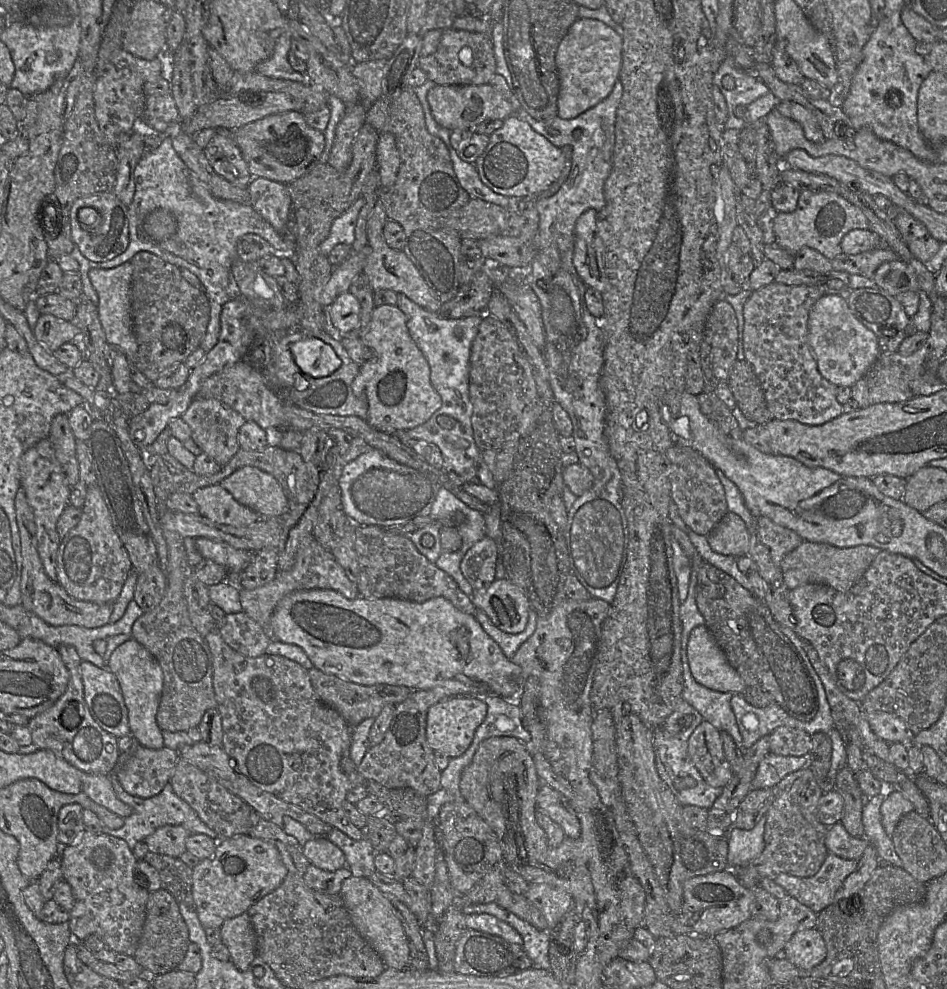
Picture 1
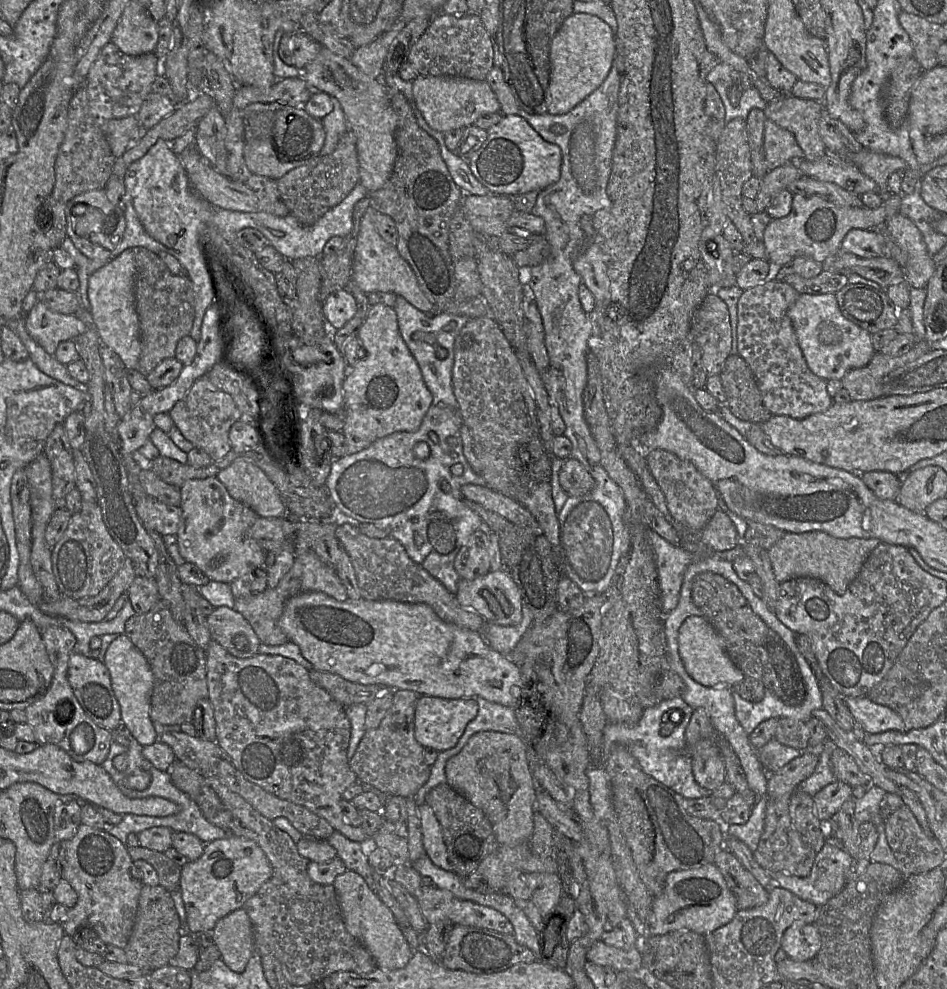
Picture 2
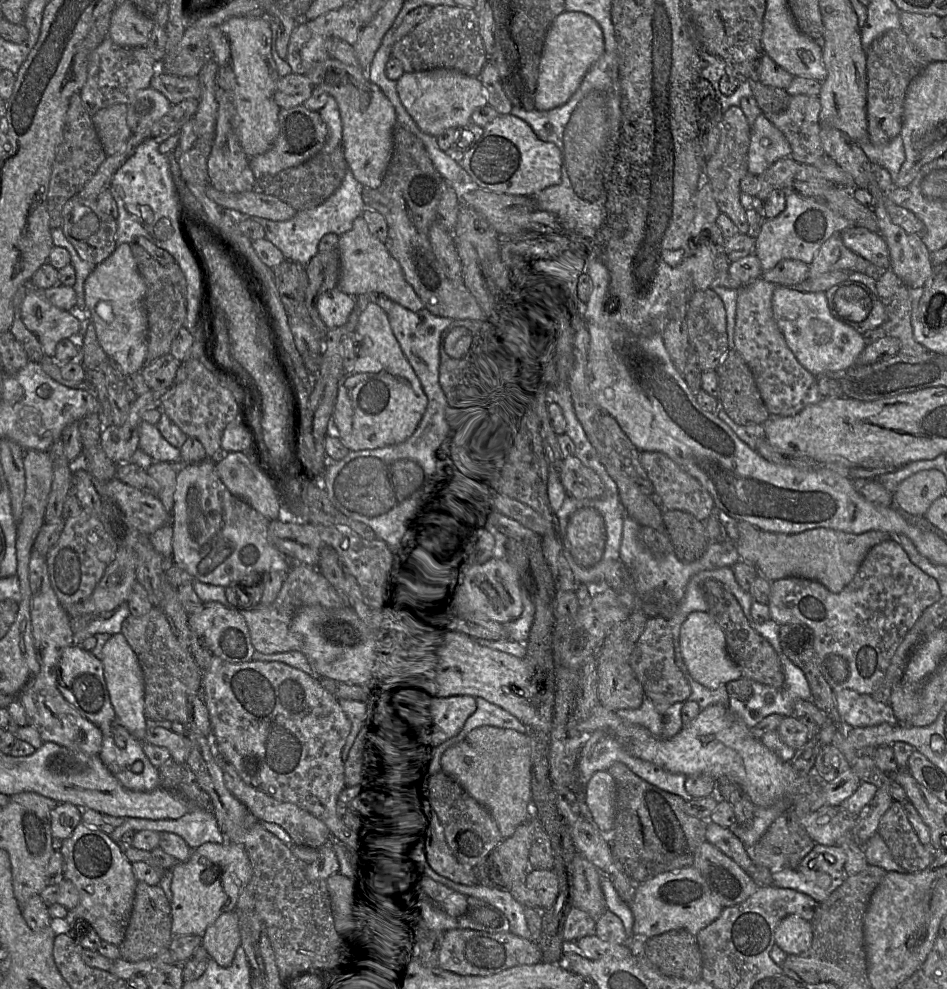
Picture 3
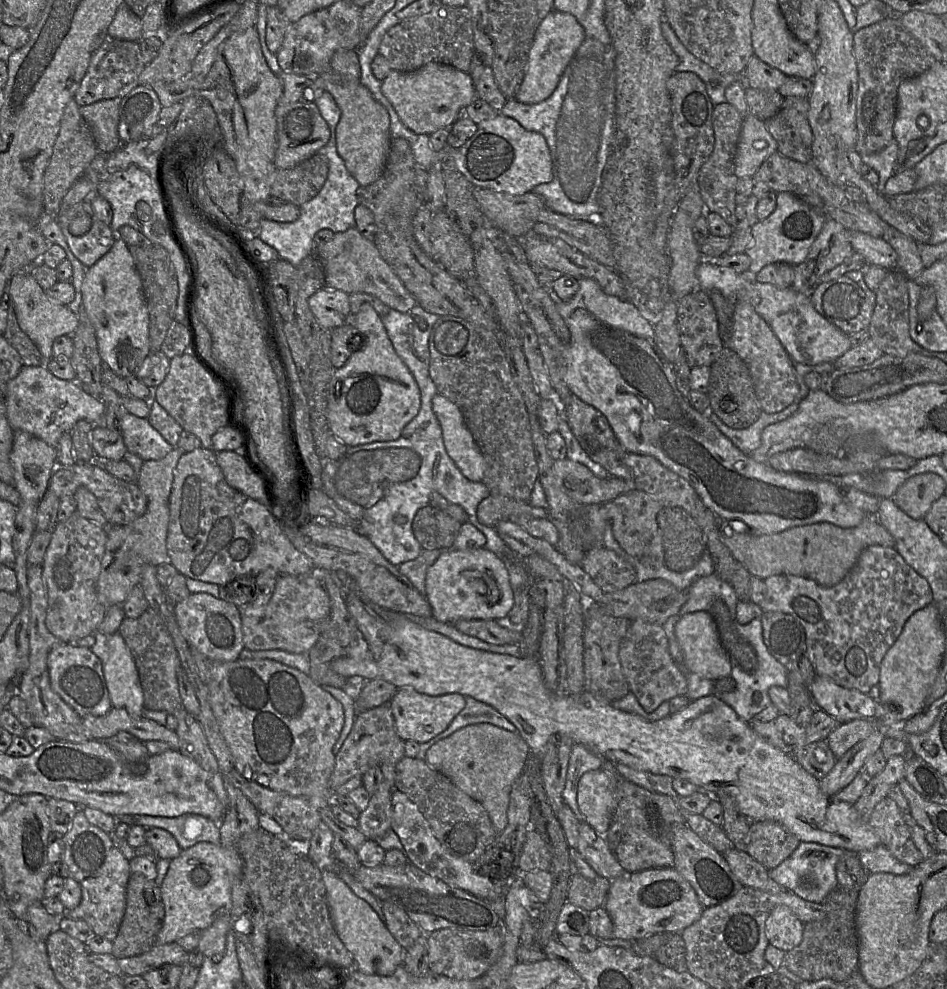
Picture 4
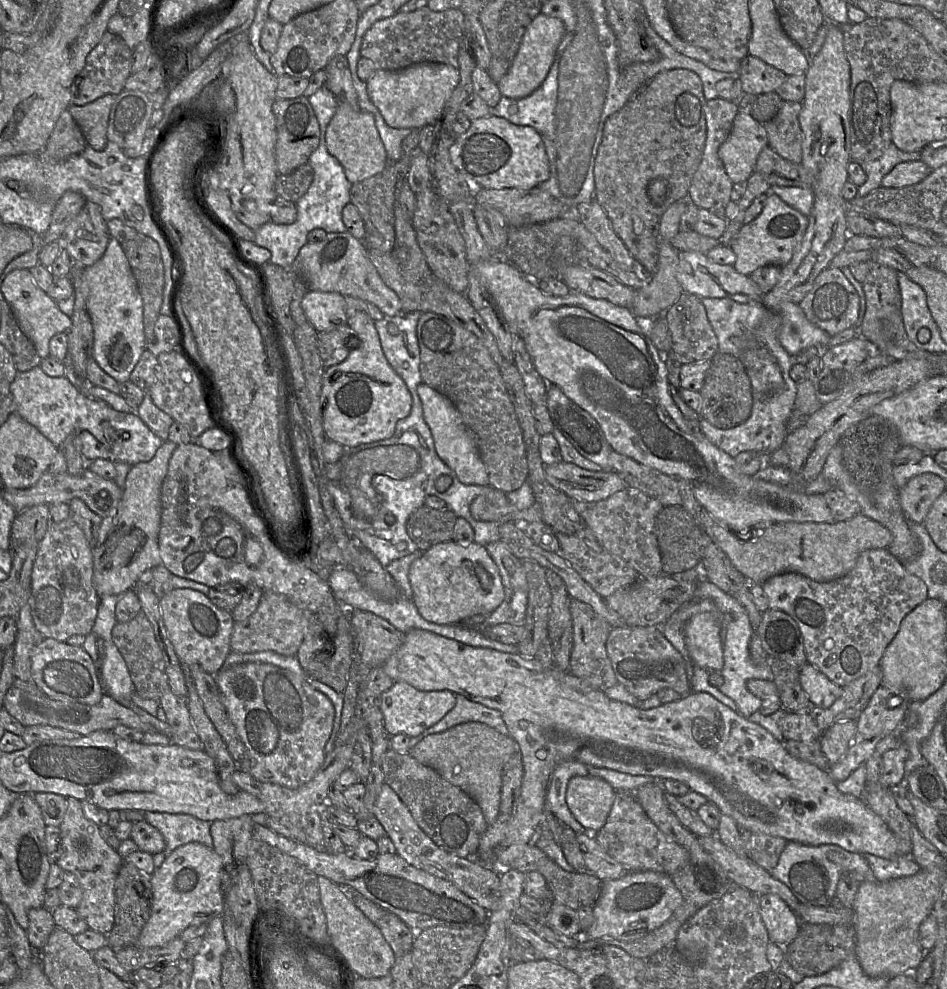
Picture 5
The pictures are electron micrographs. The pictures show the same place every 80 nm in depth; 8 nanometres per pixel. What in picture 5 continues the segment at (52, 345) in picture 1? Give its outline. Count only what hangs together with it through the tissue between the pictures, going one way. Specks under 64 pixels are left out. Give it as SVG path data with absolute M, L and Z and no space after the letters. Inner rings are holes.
M16 269L9 272L2 281L1 292L10 305L20 329L33 343L38 355L42 359L50 356L51 338L57 333L67 333L70 330L71 317L63 313L57 302L37 286L30 270Z

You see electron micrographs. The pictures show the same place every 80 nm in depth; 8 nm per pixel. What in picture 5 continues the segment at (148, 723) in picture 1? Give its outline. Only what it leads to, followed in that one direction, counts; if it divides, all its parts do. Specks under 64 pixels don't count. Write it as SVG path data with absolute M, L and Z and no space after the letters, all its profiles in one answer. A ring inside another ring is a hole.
M112 640L104 643L105 652L101 659L101 674L105 686L105 692L119 703L132 702L131 697L136 690L130 677L126 662Z

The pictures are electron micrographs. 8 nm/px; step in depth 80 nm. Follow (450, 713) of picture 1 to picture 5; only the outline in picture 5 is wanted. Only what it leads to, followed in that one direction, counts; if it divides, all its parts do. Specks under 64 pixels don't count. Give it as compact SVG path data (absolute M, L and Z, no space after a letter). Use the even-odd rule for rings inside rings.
M394 682L393 686L378 699L377 705L383 714L384 728L390 735L404 734L418 737L439 722L456 705L454 693L443 691L420 691L405 682Z

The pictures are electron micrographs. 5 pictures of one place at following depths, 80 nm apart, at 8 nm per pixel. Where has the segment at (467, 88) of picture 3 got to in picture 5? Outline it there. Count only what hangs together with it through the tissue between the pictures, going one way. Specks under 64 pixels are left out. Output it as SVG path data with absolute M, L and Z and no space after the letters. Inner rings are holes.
M423 62L397 71L377 70L366 82L369 98L388 126L421 130L441 120L444 106L459 80L457 68L445 63Z

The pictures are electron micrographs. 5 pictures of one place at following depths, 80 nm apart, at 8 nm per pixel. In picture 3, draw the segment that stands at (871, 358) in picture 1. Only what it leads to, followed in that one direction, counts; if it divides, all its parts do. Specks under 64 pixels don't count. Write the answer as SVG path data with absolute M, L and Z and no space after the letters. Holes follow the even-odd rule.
M777 286L772 296L772 311L789 349L798 362L816 377L842 374L856 366L858 356L867 345L862 334L834 318L825 292L807 293Z

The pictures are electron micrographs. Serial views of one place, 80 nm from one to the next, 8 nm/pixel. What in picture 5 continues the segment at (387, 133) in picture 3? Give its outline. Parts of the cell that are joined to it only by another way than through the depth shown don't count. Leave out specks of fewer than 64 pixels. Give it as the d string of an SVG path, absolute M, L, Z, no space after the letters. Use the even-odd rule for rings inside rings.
M338 102L337 112L325 132L325 142L328 152L341 163L352 184L379 174L388 164L385 146L375 125L374 116L354 109L347 102Z

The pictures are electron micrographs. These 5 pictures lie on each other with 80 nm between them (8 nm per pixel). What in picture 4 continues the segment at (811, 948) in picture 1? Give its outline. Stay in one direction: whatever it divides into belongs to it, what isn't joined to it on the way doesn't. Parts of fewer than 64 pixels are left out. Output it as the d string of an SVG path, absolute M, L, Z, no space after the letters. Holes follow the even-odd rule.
M784 905L775 907L765 923L769 944L784 952L792 950L801 943L803 929L804 923Z

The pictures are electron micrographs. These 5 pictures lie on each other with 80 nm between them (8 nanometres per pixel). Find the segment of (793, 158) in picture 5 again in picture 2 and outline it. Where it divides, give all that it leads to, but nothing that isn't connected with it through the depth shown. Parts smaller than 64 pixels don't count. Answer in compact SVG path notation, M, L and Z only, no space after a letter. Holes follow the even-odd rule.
M782 95L767 104L764 114L766 119L793 134L804 159L815 160L826 153L818 128L823 108L822 101Z

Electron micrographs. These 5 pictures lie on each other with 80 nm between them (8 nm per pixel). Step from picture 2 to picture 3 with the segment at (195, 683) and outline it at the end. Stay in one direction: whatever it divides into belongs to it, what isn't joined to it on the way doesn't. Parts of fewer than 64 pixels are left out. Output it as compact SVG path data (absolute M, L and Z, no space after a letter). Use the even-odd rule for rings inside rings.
M152 607L140 617L127 617L120 633L135 652L143 672L147 719L187 724L187 698L202 692L204 671L199 668L191 653L179 643L161 608Z

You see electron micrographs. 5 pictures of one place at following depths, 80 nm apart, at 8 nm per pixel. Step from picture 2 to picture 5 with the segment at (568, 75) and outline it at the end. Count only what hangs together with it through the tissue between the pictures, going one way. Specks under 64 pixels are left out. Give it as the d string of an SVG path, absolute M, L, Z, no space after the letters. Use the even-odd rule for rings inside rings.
M539 14L531 22L507 74L497 84L503 96L522 99L531 95L542 85L553 64L564 33L564 23L558 18Z

